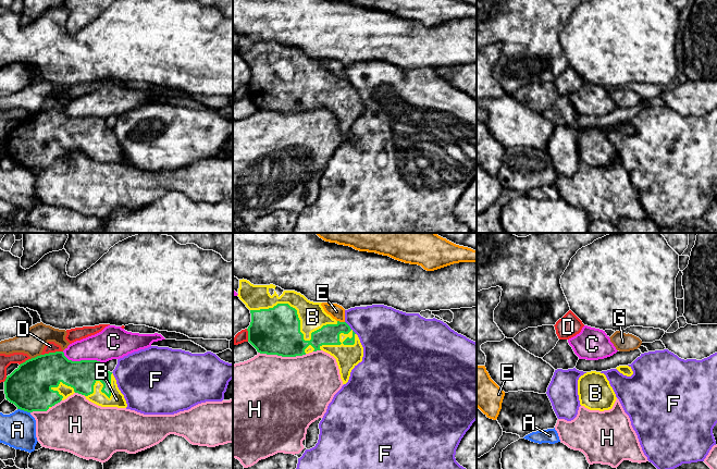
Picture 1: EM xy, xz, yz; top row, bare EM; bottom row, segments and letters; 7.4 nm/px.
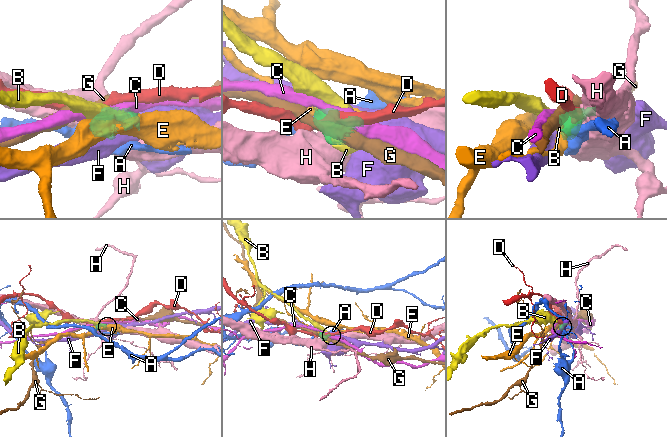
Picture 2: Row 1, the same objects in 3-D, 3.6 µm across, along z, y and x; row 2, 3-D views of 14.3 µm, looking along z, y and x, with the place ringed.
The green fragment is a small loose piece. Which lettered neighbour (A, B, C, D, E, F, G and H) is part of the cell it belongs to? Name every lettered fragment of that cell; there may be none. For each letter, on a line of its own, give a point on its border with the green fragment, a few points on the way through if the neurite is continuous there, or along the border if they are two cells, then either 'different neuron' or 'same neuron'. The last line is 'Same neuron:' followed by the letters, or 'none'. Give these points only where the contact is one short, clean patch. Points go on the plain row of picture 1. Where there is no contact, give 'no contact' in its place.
A: contact xy (24, 167); border xy (17, 164), (29, 169); different neuron
B: contact xz (299, 77); same neuron
C: contact xy (83, 116); different neuron
D: contact xy (51, 109); different neuron
E: contact xz (341, 78); different neuron
F: contact xz (349, 84); different neuron
G: contact xy (35, 113); different neuron
H: contact xz (282, 112); different neuron
Same neuron: B

